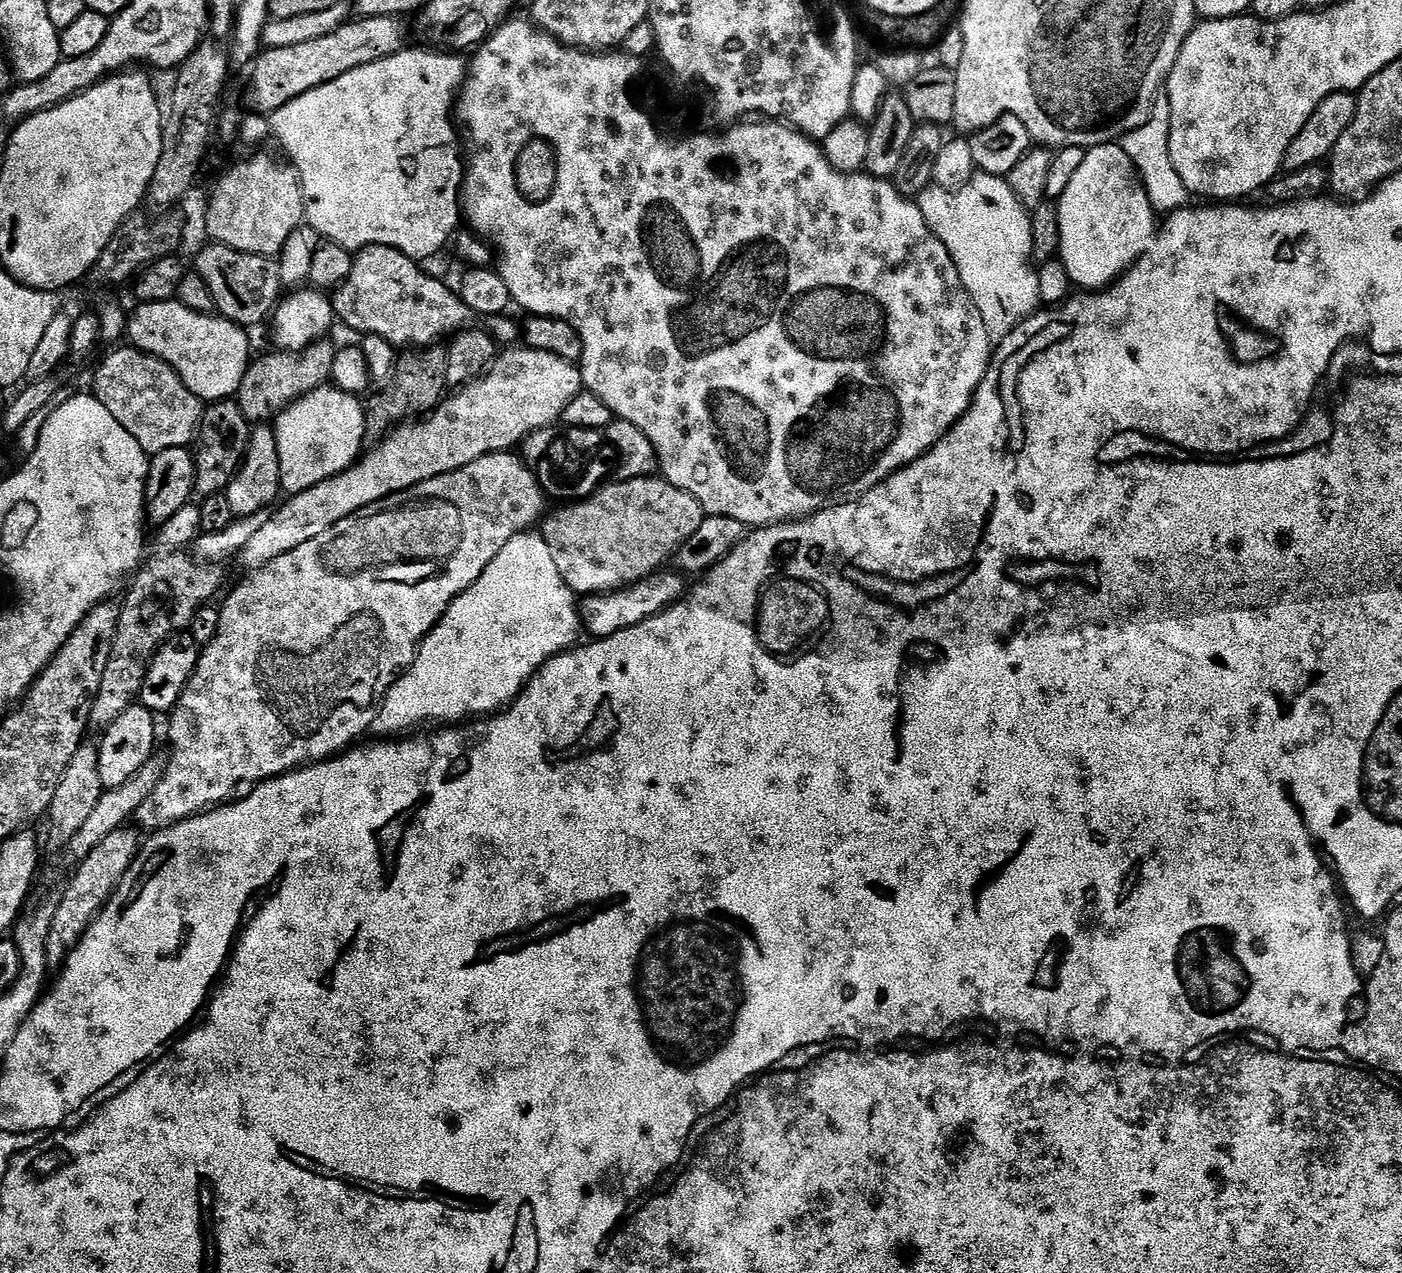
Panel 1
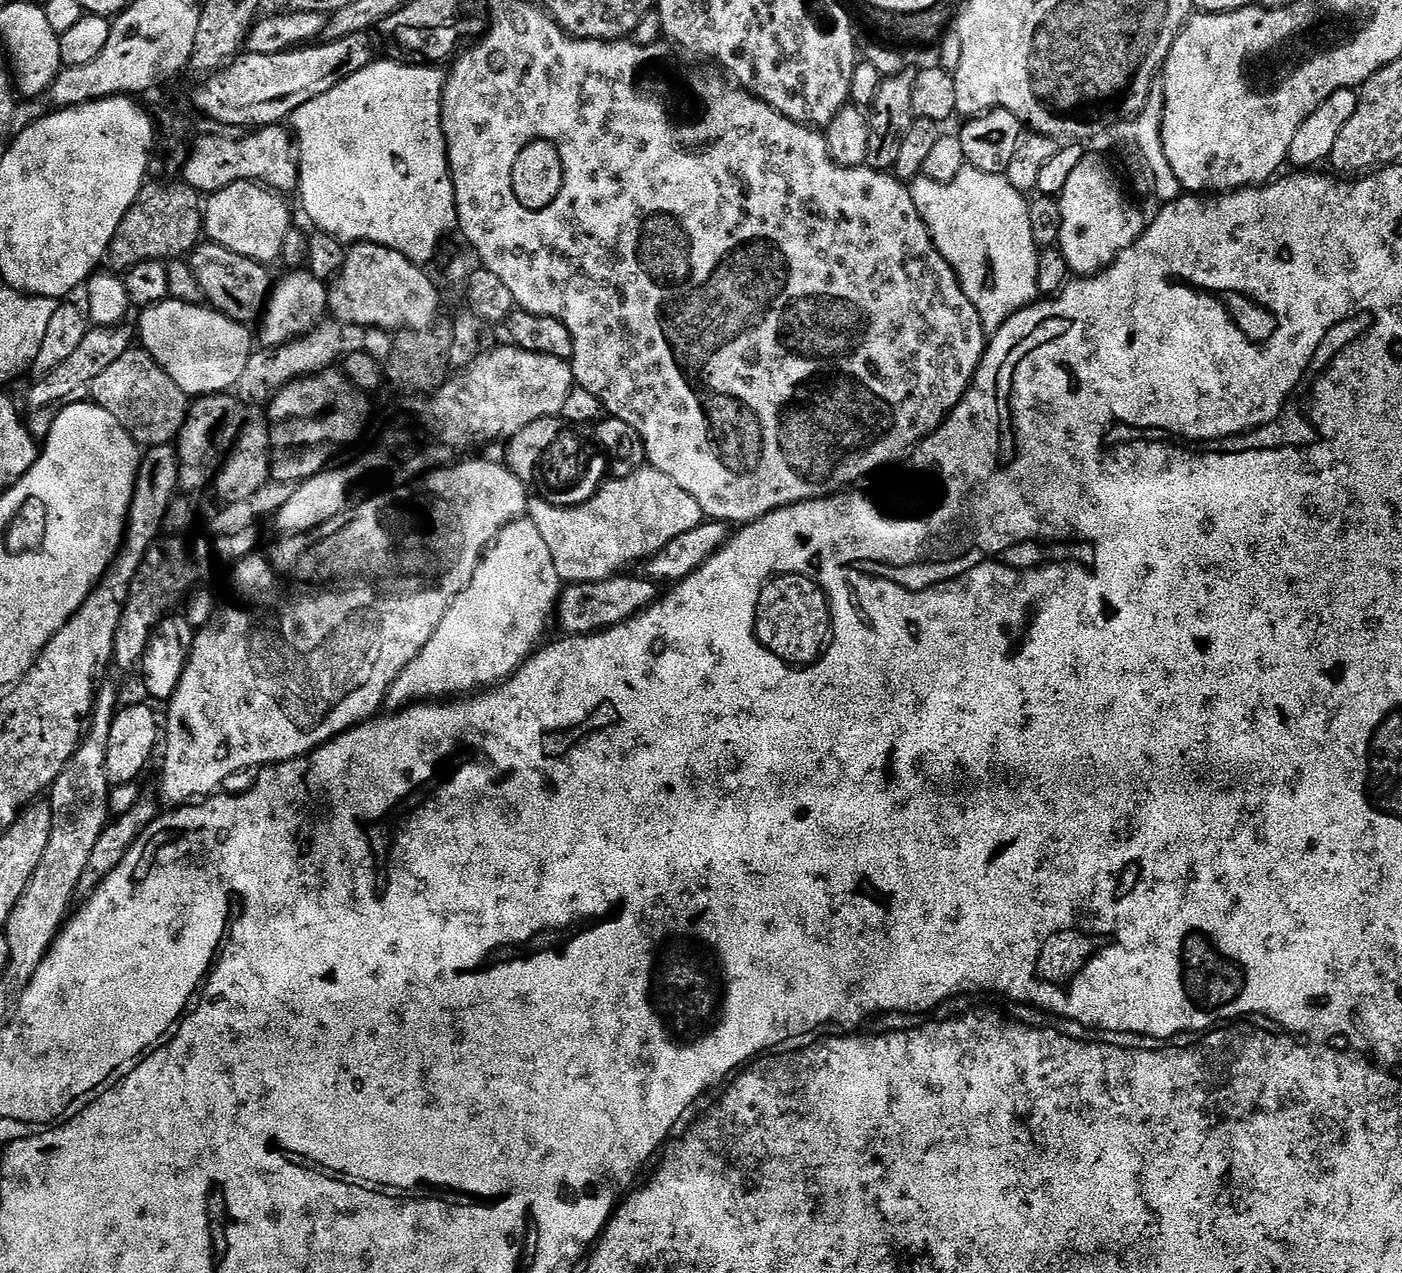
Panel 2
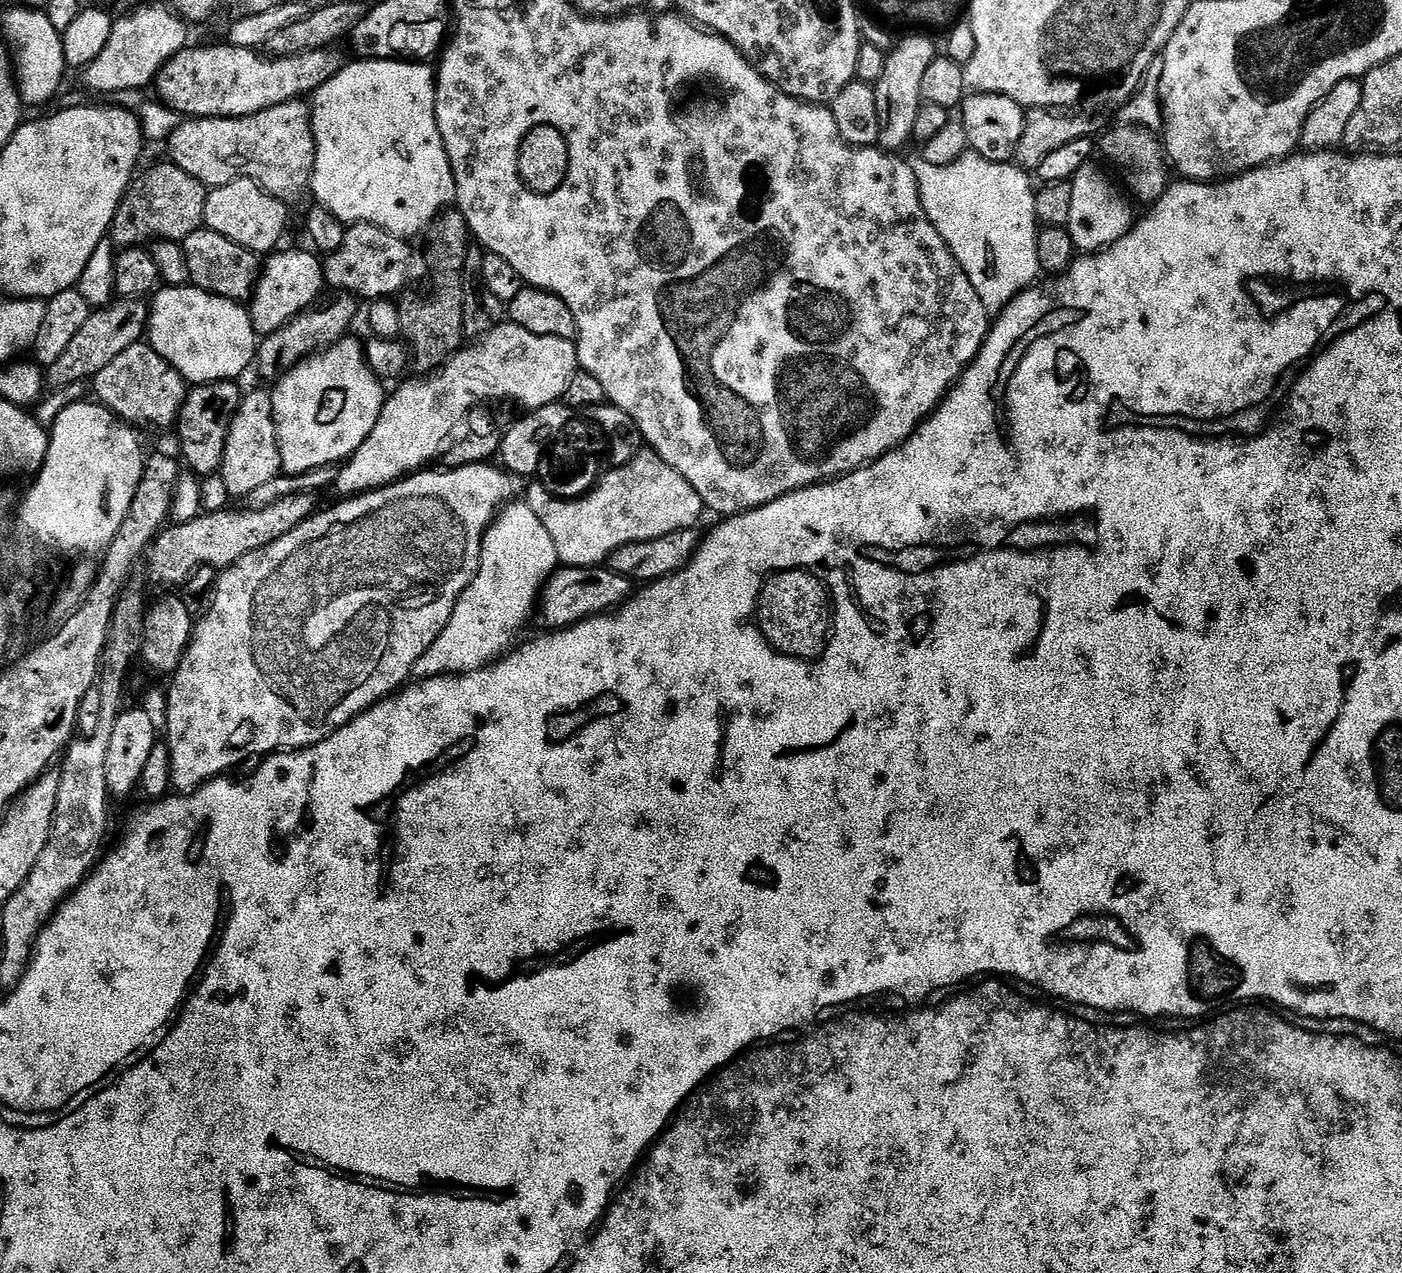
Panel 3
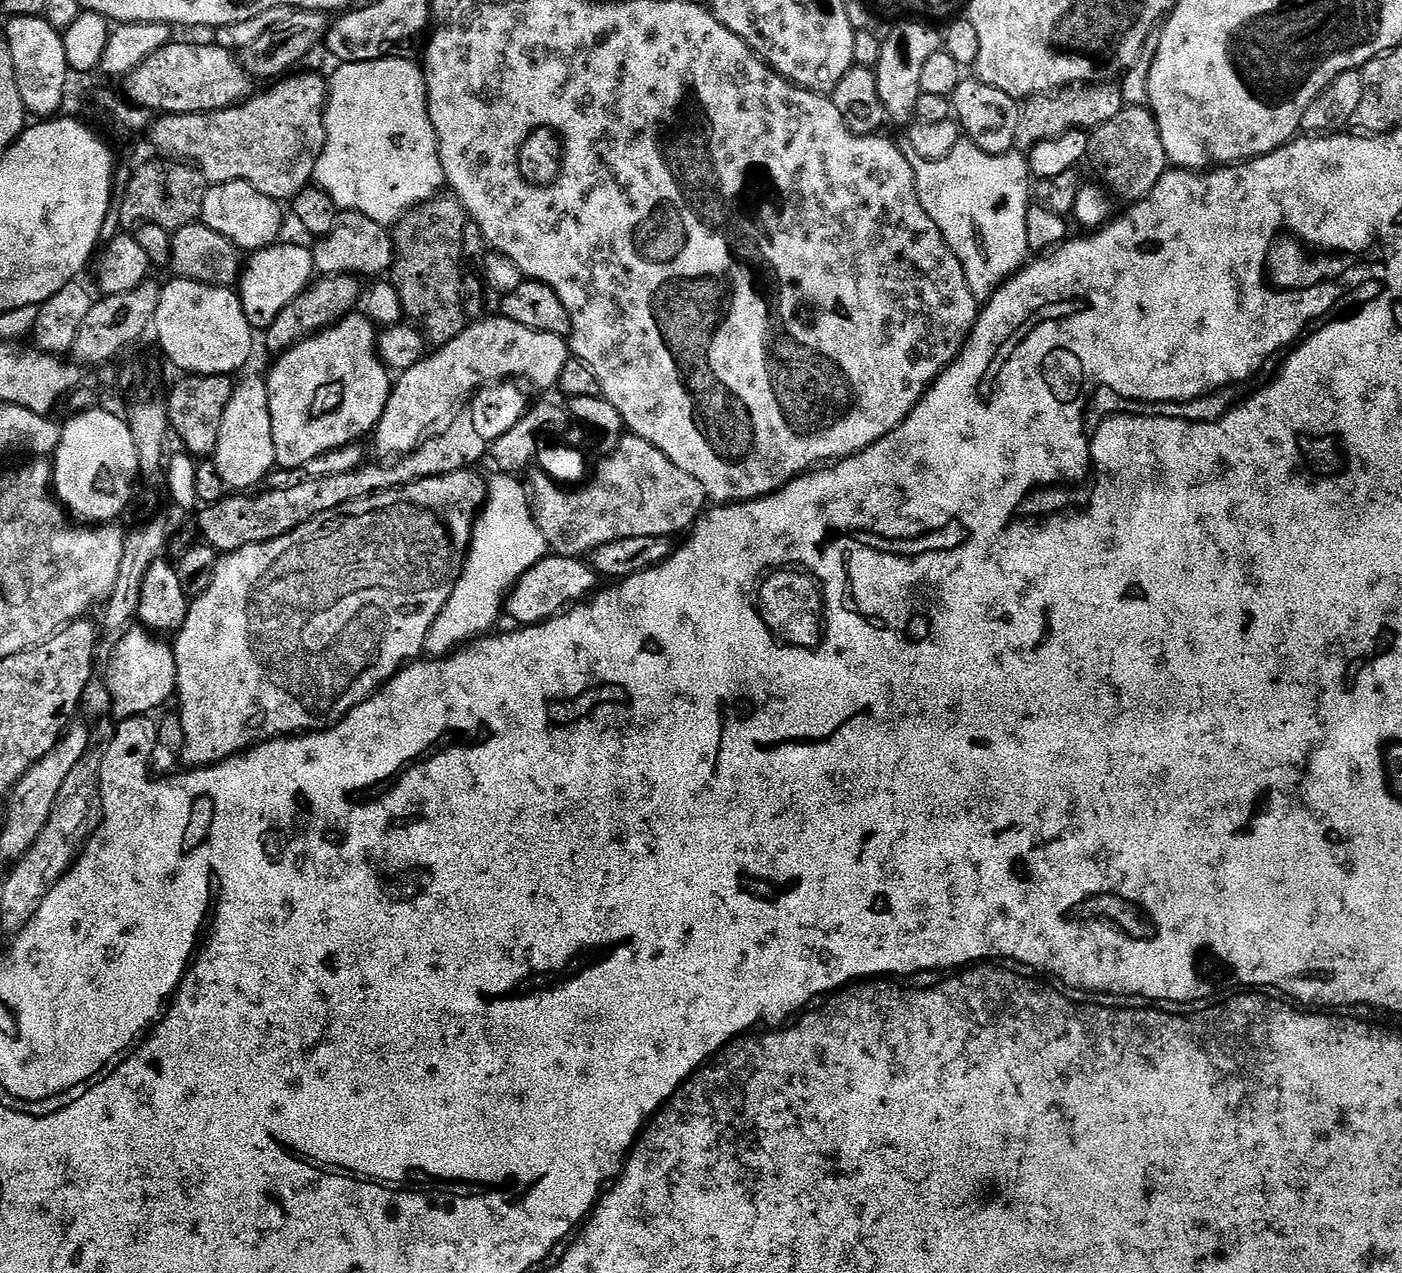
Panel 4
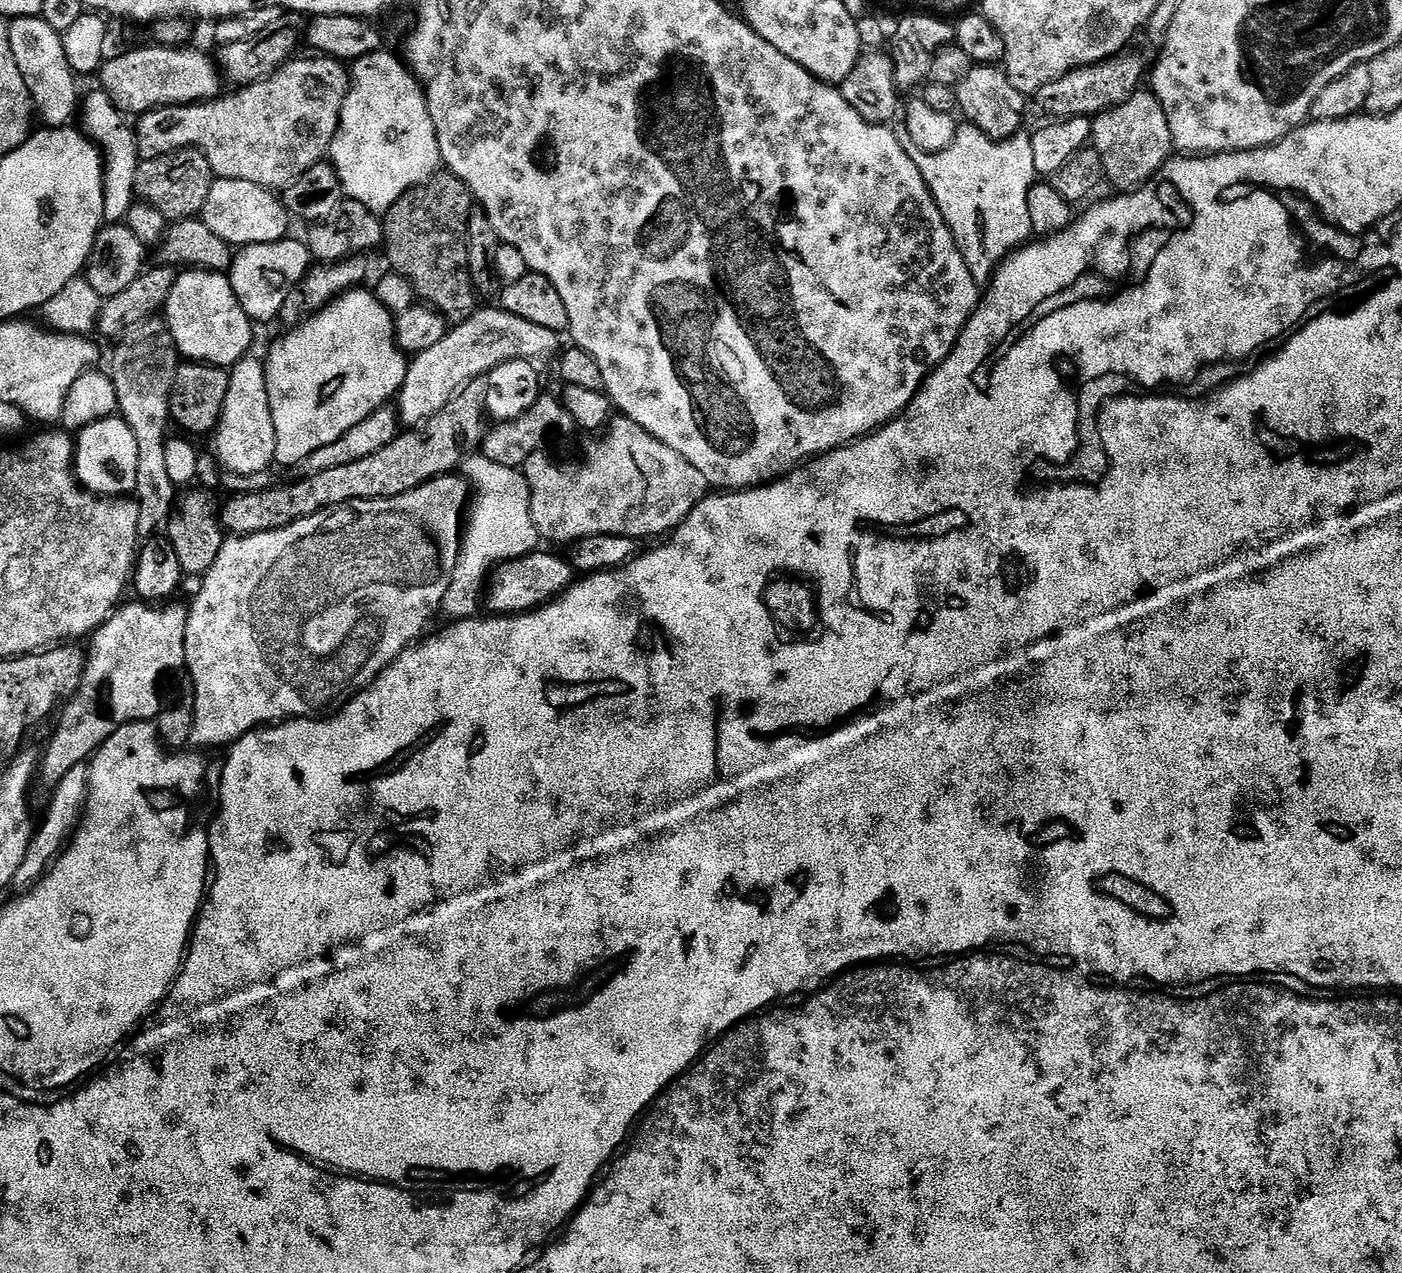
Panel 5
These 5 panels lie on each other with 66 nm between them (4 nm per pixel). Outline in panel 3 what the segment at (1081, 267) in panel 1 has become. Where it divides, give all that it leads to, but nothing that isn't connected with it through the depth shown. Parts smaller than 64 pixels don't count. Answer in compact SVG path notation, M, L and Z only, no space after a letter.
M1092 167L1080 168L1070 181L1070 218L1066 227L1073 249L1080 254L1091 254L1108 248L1121 240L1134 223L1132 208L1124 201L1125 193L1115 184L1116 189L1098 169Z

